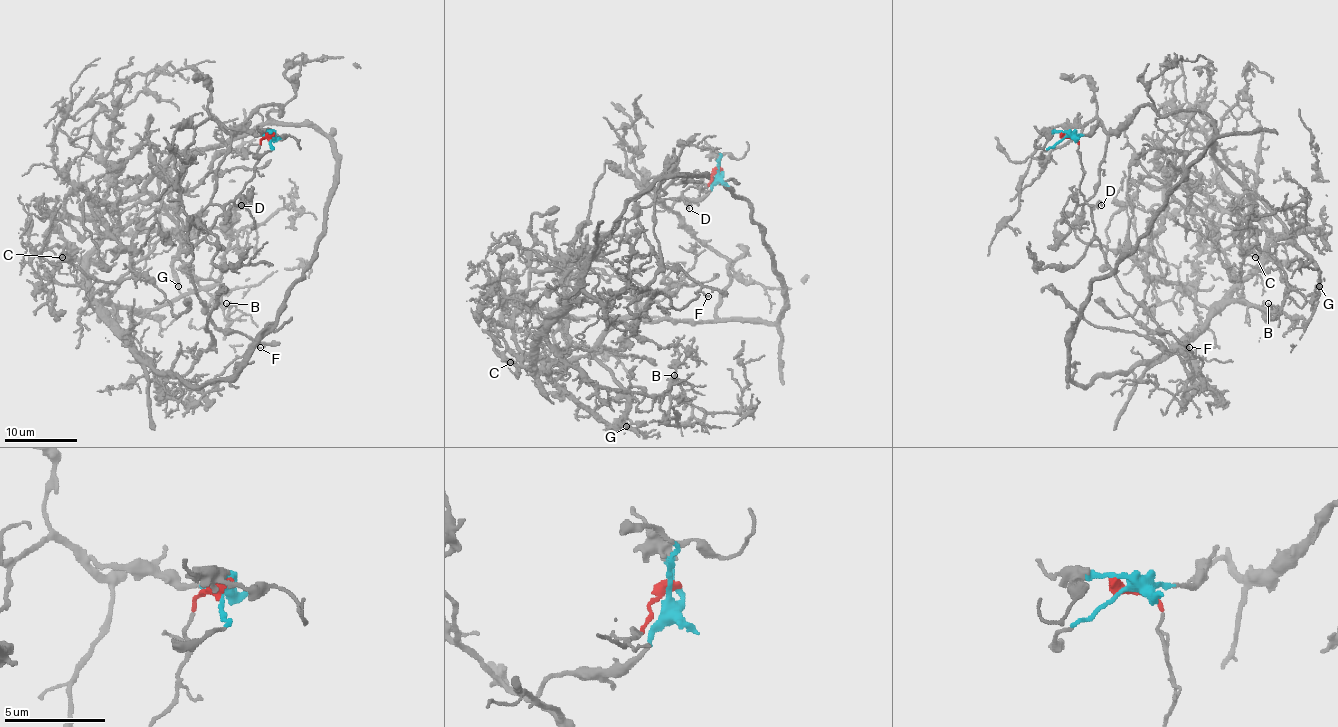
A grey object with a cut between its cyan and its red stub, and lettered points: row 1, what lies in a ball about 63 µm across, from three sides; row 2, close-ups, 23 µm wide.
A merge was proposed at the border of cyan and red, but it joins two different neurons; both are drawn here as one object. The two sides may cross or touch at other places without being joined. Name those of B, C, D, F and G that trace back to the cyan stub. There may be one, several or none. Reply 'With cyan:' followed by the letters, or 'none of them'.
With cyan: B, C, G

